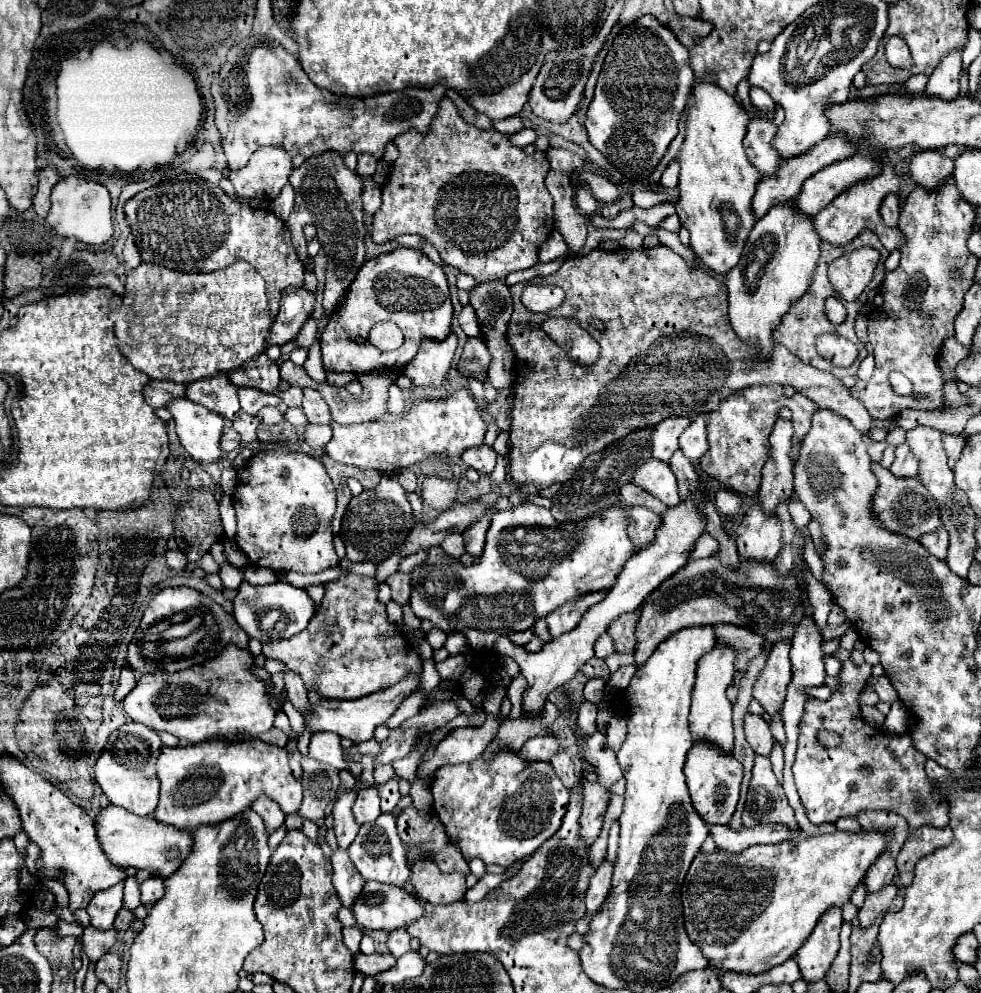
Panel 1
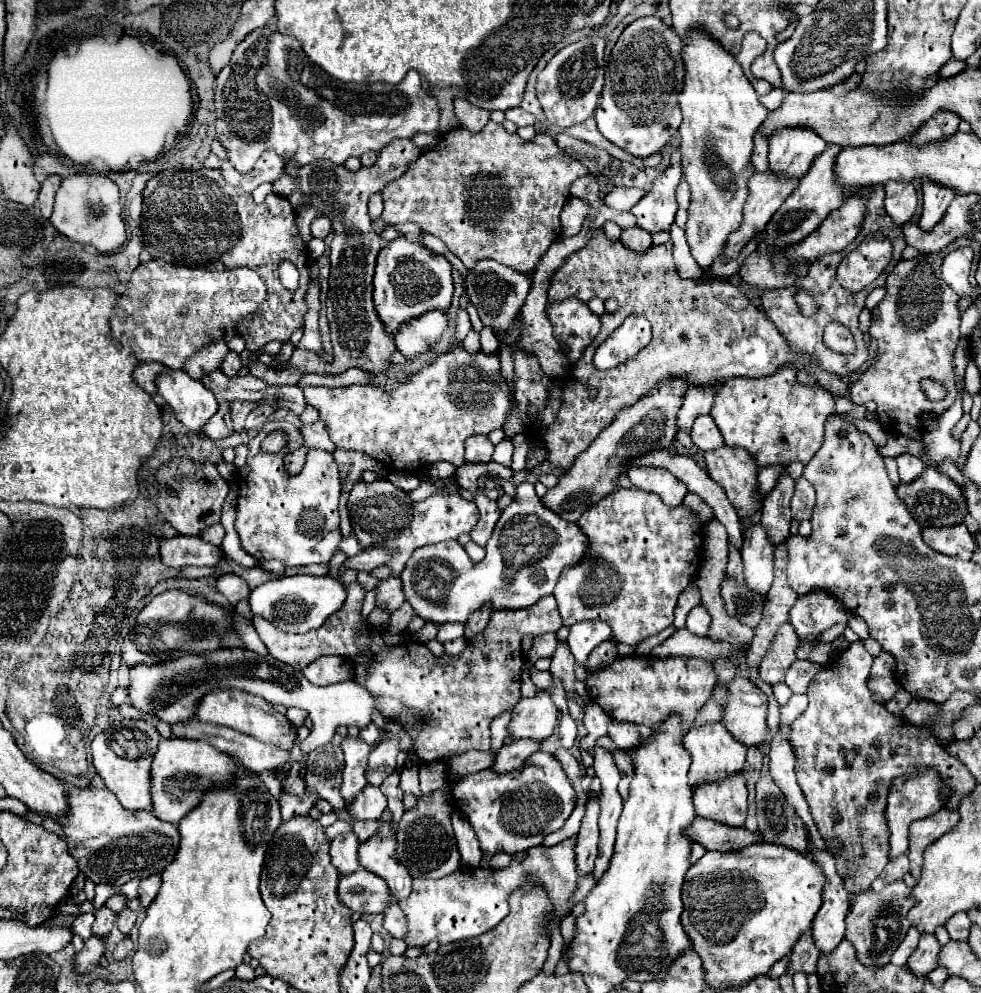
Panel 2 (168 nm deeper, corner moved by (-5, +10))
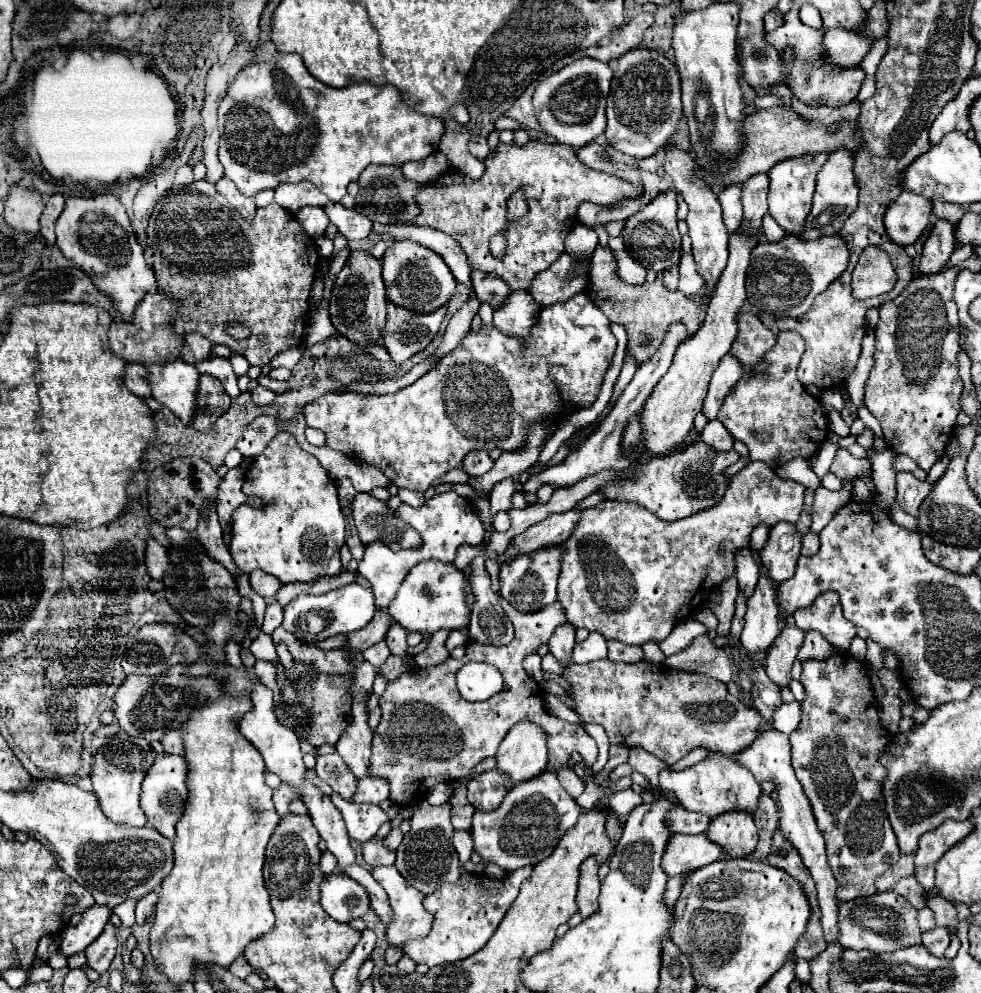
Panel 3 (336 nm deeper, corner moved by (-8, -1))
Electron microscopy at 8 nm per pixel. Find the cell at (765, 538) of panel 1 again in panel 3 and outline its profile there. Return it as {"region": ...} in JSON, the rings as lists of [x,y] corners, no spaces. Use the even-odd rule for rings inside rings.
{"region":[[[760,574],[754,594],[748,598],[748,612],[744,616],[744,630],[740,642],[746,650],[768,650],[774,638],[780,634],[778,628],[778,608],[776,608],[776,590],[770,576]]]}

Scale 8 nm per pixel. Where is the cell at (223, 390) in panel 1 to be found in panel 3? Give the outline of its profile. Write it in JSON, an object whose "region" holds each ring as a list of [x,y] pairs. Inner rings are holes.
{"region":[[[190,332],[186,334],[186,344],[184,344],[184,352],[182,352],[182,358],[184,362],[188,364],[198,364],[198,362],[204,362],[212,356],[212,344],[196,334],[196,332]]]}

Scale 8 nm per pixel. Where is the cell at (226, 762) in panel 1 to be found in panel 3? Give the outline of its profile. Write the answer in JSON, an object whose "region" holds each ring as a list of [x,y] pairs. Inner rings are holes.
{"region":[[[162,754],[154,760],[150,770],[146,772],[146,778],[142,782],[142,796],[140,804],[144,808],[144,814],[150,822],[152,828],[162,832],[162,836],[174,838],[176,832],[176,822],[180,820],[186,800],[188,800],[188,764],[184,756],[172,756],[172,754]]]}

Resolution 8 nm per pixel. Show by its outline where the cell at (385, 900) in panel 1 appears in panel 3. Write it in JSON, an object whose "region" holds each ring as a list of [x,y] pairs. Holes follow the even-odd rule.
{"region":[[[342,874],[326,876],[322,882],[322,908],[338,922],[362,918],[370,910],[368,892],[352,878]]]}

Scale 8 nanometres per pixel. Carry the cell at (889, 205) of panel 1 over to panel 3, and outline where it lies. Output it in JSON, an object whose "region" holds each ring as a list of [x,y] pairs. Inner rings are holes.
{"region":[[[902,192],[888,208],[884,214],[884,226],[888,236],[902,246],[914,244],[918,236],[924,232],[928,226],[928,216],[932,210],[932,202],[912,194],[912,192]]]}

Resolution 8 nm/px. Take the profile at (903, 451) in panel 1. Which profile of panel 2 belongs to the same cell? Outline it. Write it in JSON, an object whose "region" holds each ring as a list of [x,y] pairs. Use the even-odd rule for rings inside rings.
{"region":[[[901,455],[897,457],[897,467],[899,467],[899,477],[903,483],[913,483],[925,469],[923,461],[913,455]]]}

